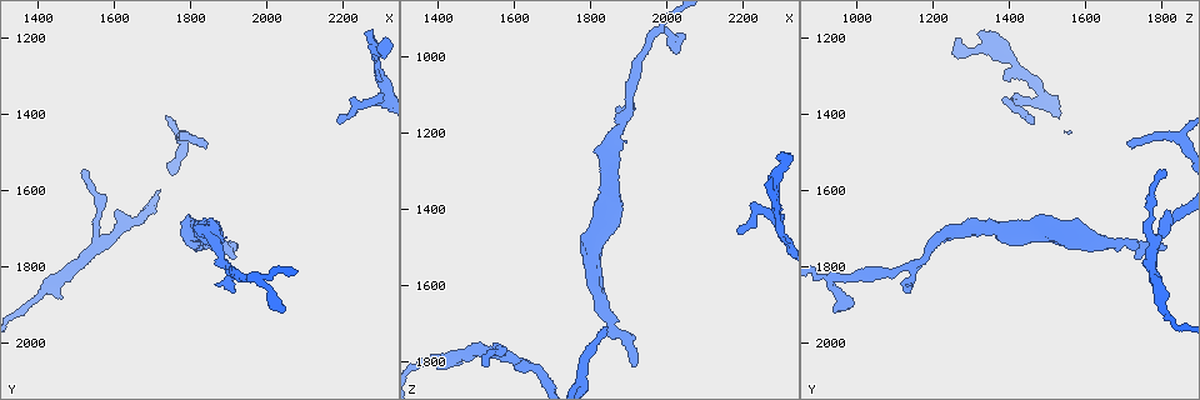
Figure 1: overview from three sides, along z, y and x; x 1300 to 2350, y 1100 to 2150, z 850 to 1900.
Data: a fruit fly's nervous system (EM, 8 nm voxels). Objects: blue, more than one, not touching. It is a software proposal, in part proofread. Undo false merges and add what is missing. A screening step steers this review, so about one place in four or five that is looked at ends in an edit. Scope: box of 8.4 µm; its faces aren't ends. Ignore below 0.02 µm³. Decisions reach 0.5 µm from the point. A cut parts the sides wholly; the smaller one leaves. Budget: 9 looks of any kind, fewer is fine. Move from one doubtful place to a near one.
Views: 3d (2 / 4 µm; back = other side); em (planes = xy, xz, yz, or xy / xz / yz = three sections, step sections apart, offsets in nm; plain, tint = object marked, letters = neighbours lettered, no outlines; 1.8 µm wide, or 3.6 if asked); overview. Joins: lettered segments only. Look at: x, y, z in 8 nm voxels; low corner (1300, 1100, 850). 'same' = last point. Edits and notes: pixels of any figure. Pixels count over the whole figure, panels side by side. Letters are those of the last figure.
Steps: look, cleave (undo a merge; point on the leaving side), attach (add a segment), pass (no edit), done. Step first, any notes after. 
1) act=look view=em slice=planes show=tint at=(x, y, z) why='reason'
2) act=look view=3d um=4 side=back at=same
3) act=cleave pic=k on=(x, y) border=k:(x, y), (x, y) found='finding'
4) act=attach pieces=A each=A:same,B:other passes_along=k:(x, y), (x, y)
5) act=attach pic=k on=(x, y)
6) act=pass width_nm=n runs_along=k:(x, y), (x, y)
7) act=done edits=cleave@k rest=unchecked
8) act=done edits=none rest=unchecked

act=look view=em slice=xz step=4 show=tint at=(1525, 1545, 1810) why='an open end'

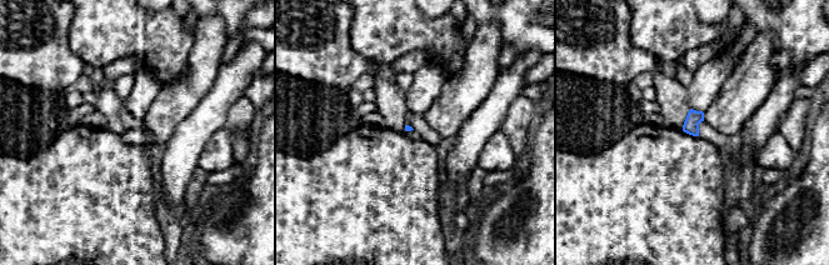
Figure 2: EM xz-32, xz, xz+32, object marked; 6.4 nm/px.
act=look view=em slice=planes show=letters at=same

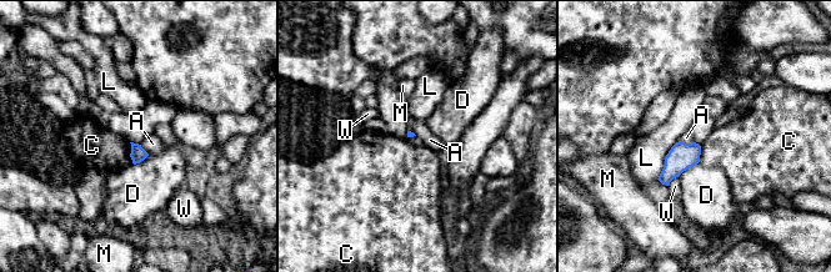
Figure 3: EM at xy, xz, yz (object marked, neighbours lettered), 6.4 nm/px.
act=pass each=A:other,C:other,D:other,L:other,M:other,W:other border=3:(680, 140), (692, 142) found='no lettered segment goes on from it'

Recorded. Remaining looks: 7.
act=look view=3d um=2 at=(2270, 1190, 1365) why='an open end'

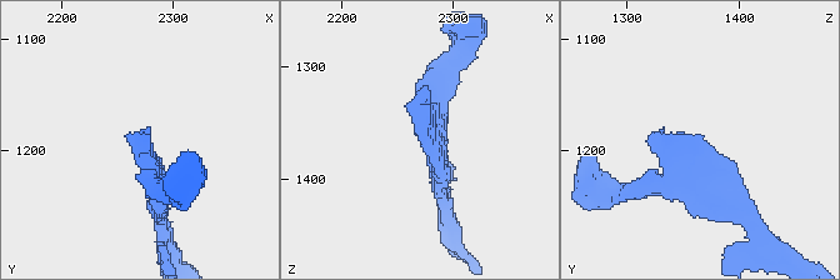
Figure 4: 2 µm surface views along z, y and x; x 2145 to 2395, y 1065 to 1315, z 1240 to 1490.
act=look view=em slice=planes show=plain at=(2270, 1188, 1362)

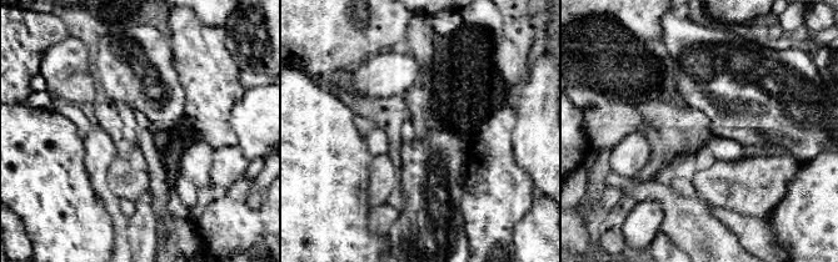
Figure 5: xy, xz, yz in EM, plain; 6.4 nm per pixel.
act=look view=em slice=planes show=letters at=same

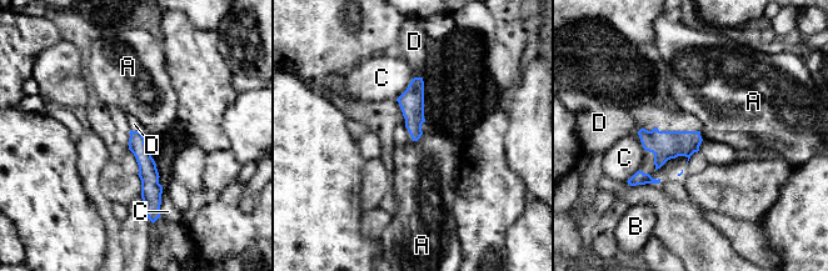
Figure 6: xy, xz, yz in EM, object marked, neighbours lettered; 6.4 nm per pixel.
act=attach pieces=D each=A:other,B:other,C:other,D:same passes_along=6:(666, 145), (668, 131), (646, 115) found='the cell continues'

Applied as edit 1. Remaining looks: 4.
act=look view=overview why='see it whole again'

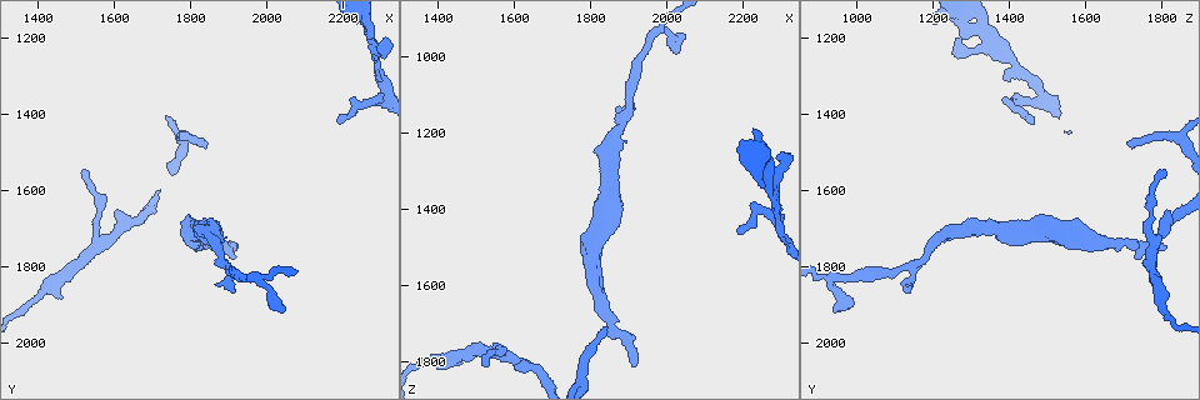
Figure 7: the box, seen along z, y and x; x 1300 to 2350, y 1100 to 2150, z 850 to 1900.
act=look view=3d um=2 at=(2040, 1915, 945) why='thin end'

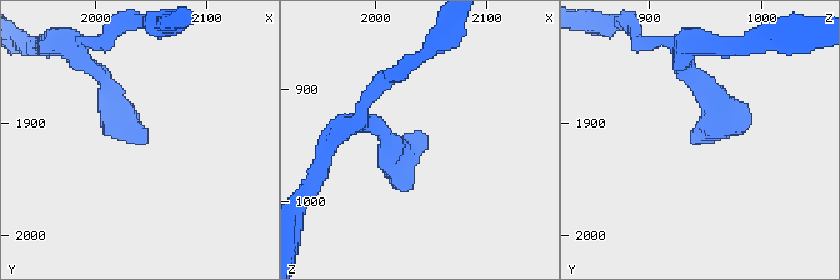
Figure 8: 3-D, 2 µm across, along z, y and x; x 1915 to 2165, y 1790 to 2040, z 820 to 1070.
act=look view=em slice=xz step=4 show=letters at=(2040, 1920, 940)

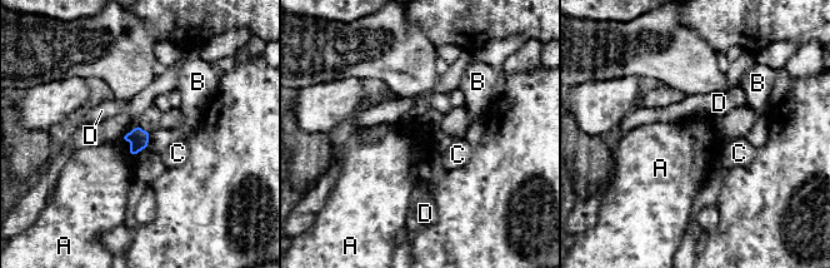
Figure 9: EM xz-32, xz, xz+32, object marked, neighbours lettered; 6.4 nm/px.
act=pass width_nm=130 each=A:other,B:other,C:other,D:other found='no lettered segment goes on from it'

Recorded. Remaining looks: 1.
act=done edits=attach@6 rest=unchecked

